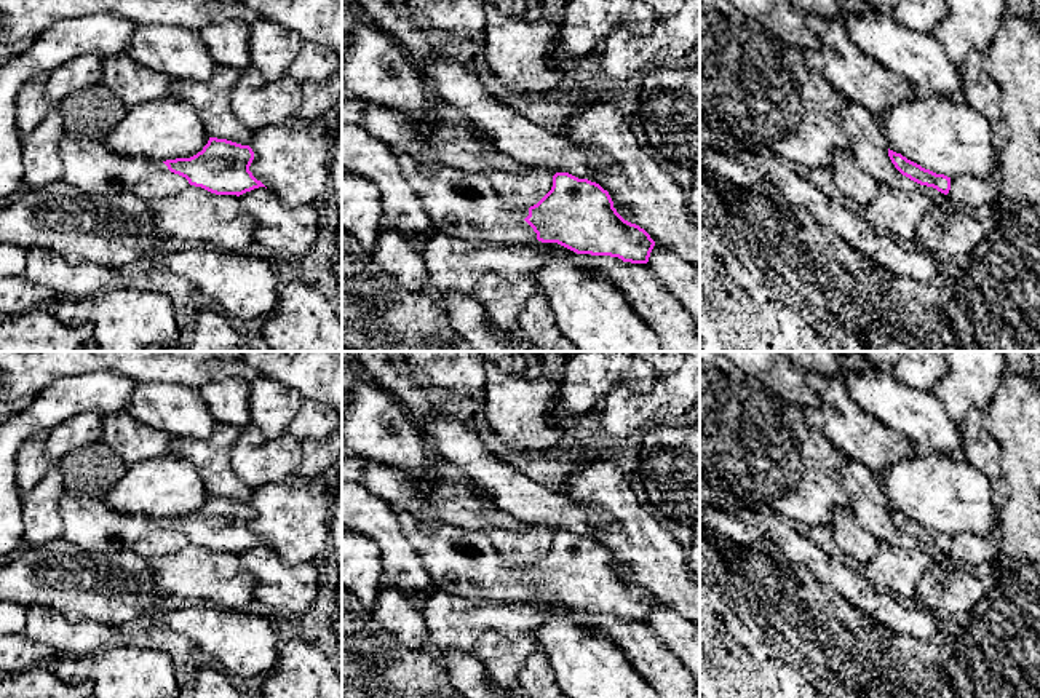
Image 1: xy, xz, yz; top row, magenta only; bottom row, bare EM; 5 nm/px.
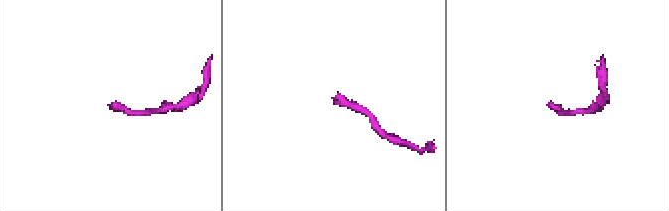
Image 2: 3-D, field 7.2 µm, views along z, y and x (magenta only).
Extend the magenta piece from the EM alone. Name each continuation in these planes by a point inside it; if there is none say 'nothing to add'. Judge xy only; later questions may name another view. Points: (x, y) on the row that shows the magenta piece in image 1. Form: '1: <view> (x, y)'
1: xy (90, 166)

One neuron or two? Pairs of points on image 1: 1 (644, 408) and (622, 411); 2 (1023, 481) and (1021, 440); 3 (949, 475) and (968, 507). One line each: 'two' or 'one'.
1: one
2: one
3: one

